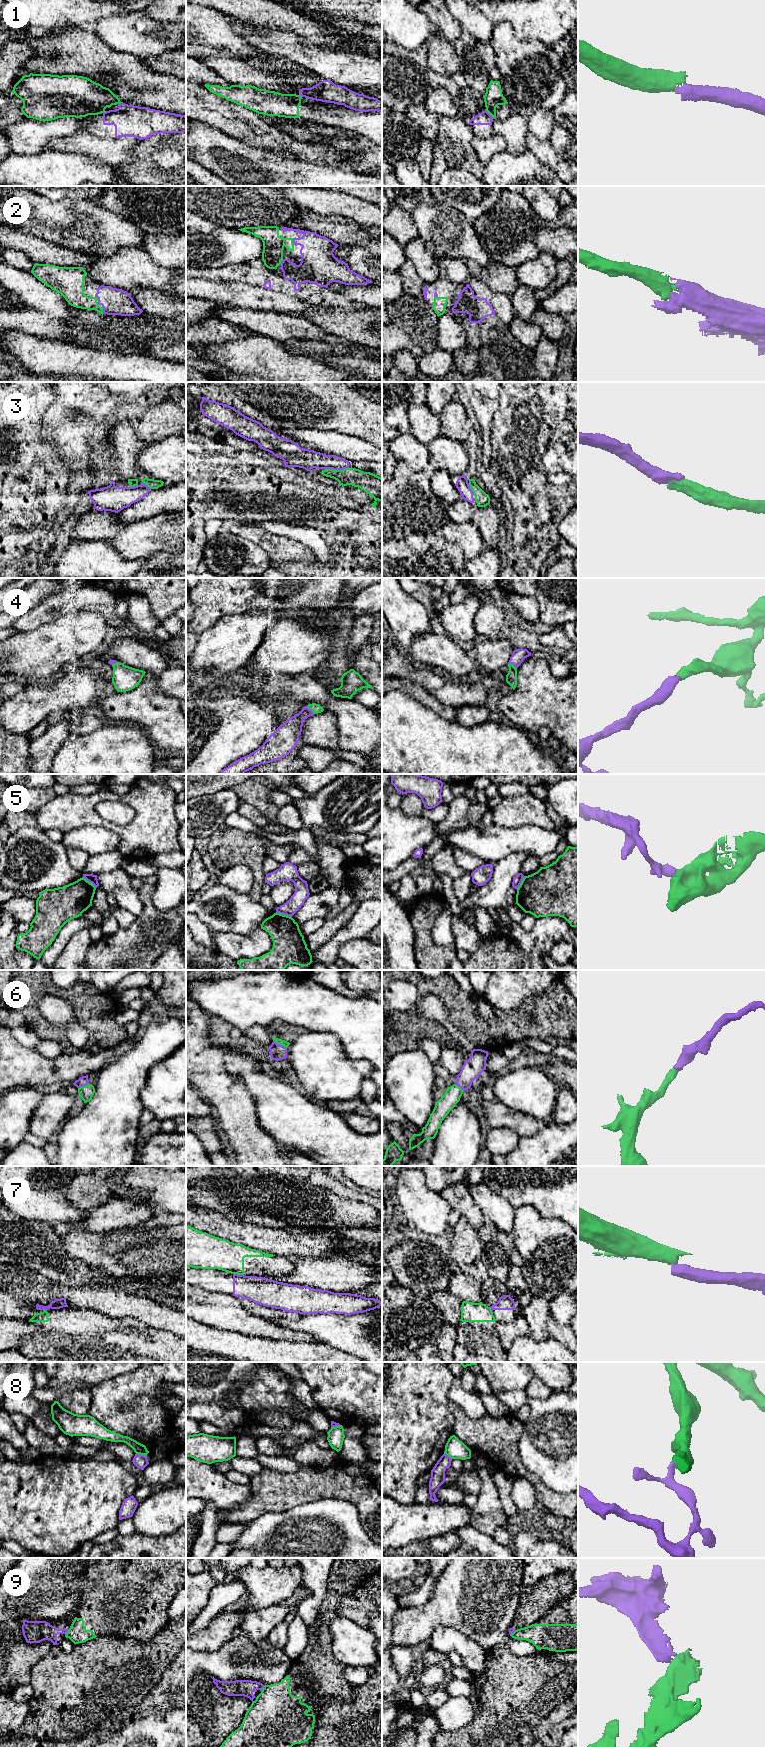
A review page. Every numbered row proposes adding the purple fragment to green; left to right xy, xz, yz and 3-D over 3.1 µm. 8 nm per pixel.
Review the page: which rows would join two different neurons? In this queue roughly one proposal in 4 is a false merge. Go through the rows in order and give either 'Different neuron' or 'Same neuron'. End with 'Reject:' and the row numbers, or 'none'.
1: Different neuron
2: Same neuron
3: Same neuron
4: Same neuron
5: Different neuron
6: Same neuron
7: Different neuron
8: Different neuron
9: Different neuron
Reject: 1, 5, 7, 8, 9

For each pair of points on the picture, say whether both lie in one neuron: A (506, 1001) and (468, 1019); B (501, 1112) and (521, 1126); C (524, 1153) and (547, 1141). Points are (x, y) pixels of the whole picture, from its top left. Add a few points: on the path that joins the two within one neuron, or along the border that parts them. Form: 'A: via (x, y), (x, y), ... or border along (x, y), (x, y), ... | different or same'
A: border along (494, 1007), (514, 1012) | different
B: via (506, 1117), (516, 1121) | same
C: via (530, 1153), (535, 1153), (541, 1147) | same

